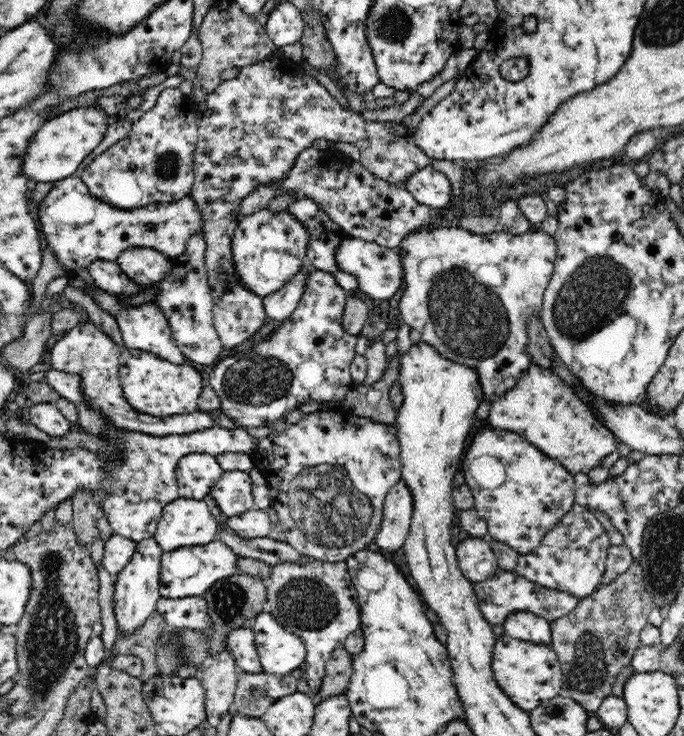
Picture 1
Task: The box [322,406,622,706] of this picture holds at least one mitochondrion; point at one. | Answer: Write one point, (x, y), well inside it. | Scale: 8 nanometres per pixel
(587, 672)

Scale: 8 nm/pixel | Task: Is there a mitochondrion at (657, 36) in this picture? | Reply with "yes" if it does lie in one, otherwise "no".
yes

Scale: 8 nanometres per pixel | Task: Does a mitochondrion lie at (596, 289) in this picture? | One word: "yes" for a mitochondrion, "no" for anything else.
yes

